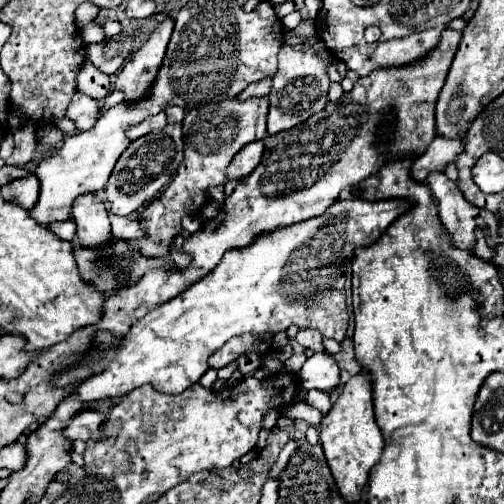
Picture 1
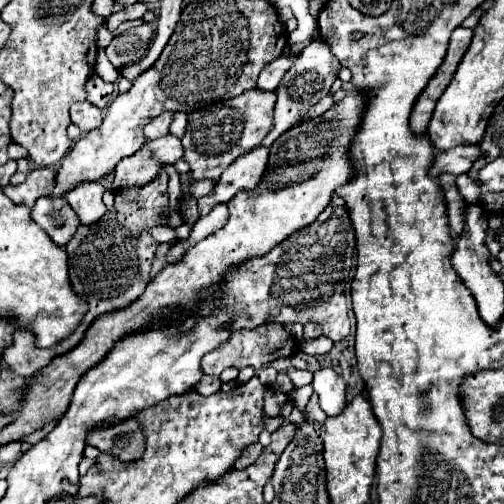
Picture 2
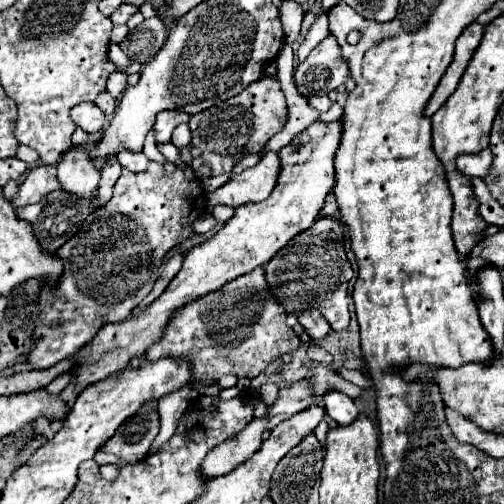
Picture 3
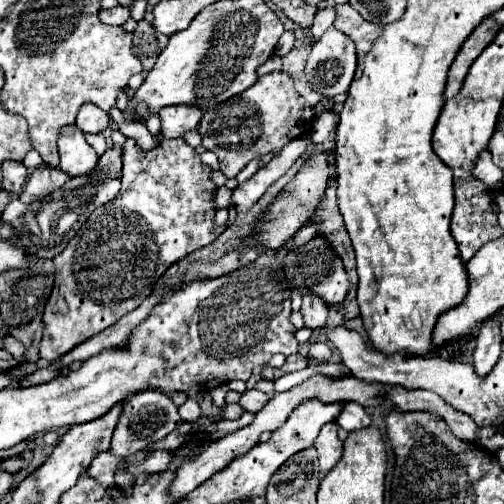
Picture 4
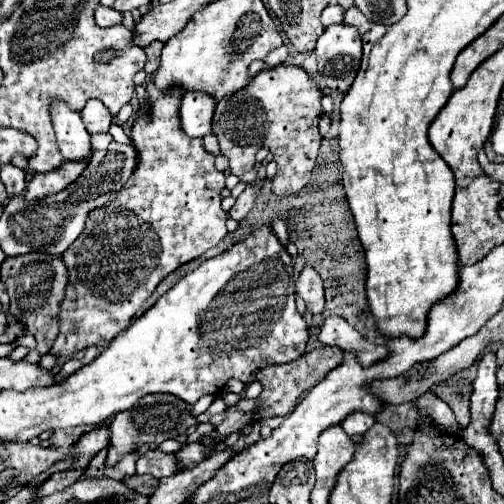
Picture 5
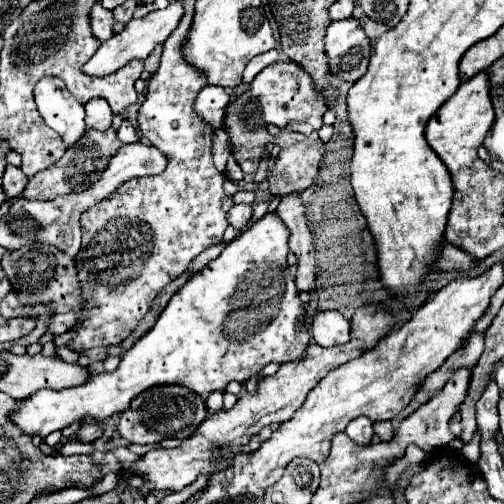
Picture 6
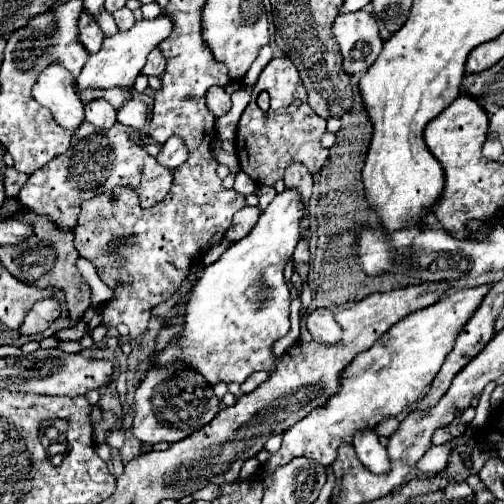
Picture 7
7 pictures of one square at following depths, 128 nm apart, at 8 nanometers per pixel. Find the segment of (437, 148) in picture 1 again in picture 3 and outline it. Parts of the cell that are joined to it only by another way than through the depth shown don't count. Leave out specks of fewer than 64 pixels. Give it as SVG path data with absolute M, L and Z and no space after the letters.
M486 148L480 154L458 156L456 164L458 164L458 170L470 178L486 178L492 168L492 152L490 148Z

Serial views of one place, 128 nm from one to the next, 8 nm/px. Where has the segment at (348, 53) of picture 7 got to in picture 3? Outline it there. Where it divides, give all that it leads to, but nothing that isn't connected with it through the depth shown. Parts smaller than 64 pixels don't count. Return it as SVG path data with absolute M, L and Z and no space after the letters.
M336 36L324 38L308 58L296 68L294 82L302 96L324 96L342 86L350 76L348 64L342 60Z

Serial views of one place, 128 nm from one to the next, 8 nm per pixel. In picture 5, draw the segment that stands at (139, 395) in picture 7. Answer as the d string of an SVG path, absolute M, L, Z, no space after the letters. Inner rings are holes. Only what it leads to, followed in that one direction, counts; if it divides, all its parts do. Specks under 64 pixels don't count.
M148 394L140 398L130 410L124 410L114 416L112 426L110 426L110 448L108 448L108 458L106 466L114 466L122 460L124 454L138 450L146 442L164 442L168 438L178 438L184 434L190 426L196 426L196 418L192 416L192 406L176 396L168 394ZM137 475L126 477L123 483L130 489L150 497L156 490L159 481L150 475Z

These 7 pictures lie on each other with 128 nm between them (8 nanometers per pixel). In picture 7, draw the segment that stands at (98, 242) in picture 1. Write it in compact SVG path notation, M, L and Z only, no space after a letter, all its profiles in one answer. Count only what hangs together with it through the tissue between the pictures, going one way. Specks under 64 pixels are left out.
M50 64L50 66L38 76L38 80L36 80L34 88L32 88L32 94L34 94L34 98L36 98L42 106L46 106L46 108L52 112L54 120L56 120L62 128L74 132L74 130L84 122L84 104L80 102L78 94L74 92L74 78L72 78L72 74L70 74L62 64Z

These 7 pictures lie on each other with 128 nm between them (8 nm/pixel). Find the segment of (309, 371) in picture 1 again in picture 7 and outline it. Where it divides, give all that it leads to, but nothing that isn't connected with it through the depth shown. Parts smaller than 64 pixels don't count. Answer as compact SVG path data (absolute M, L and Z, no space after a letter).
M364 430L364 432L356 432L354 434L354 448L356 448L356 456L358 460L372 472L376 472L378 476L388 472L390 468L390 460L388 460L388 452L386 448L378 442L378 436L372 430Z

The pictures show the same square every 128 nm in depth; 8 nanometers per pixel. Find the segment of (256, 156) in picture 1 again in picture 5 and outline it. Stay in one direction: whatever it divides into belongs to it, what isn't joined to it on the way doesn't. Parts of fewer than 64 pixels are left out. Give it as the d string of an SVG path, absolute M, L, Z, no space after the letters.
M248 186L240 196L238 196L238 200L236 200L236 204L230 208L230 218L232 220L236 220L236 222L240 222L250 210L252 210L252 206L254 206L254 200L256 200L256 194L258 194L258 190L256 190L256 186Z

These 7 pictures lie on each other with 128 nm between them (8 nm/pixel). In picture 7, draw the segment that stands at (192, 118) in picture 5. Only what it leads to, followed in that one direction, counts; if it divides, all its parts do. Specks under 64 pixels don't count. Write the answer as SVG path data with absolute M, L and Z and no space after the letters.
M212 86L212 88L208 90L208 94L206 94L206 104L208 104L210 112L212 112L216 118L224 116L224 114L230 110L230 106L232 106L230 96L228 96L228 94L224 92L224 88L220 88L220 86Z

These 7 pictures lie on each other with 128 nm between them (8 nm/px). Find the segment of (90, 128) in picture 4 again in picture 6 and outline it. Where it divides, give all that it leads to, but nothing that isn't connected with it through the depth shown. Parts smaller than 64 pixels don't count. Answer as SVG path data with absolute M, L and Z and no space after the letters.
M92 98L86 102L86 126L94 130L108 130L112 124L112 110L104 98Z

